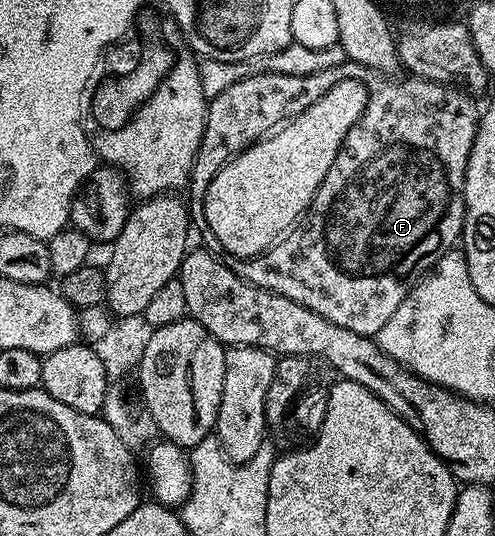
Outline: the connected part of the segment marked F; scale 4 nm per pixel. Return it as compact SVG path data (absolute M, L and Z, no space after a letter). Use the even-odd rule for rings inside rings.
M344 62L345 78L363 78L364 85L368 88L368 105L366 110L360 115L360 121L353 126L350 134L344 140L344 145L340 147L340 153L336 156L334 166L326 174L322 186L314 194L312 207L304 213L299 224L277 244L273 244L266 252L259 256L249 256L241 258L238 256L228 256L226 263L234 274L238 274L246 282L254 286L264 288L267 292L282 294L294 302L298 302L307 308L313 308L318 314L322 314L334 326L346 326L346 330L354 330L354 334L375 337L390 322L390 314L402 306L404 297L410 291L410 281L412 275L429 262L435 261L453 247L452 244L461 239L464 231L464 183L466 182L466 166L470 158L470 150L474 146L476 137L476 125L478 123L478 104L476 104L469 93L450 84L439 84L433 80L421 80L419 76L409 75L408 80L392 80L391 75L382 72L370 71L366 66ZM360 176L374 178L374 182L360 182Z

